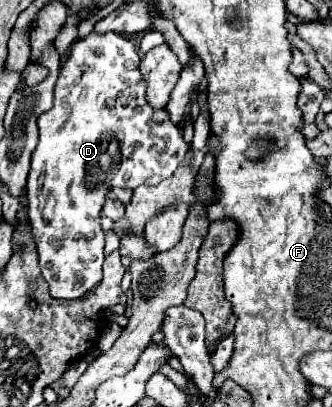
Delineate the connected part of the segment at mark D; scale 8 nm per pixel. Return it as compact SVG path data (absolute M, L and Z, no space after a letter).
M91 31L71 45L59 69L53 107L37 119L39 143L31 157L27 215L37 243L41 275L55 299L83 297L103 277L105 237L101 231L101 207L107 191L111 187L135 189L139 185L157 185L165 177L171 177L189 151L189 143L185 143L181 129L169 121L169 113L165 109L153 109L147 103L147 83L139 73L139 61L139 53L129 39L117 33Z

